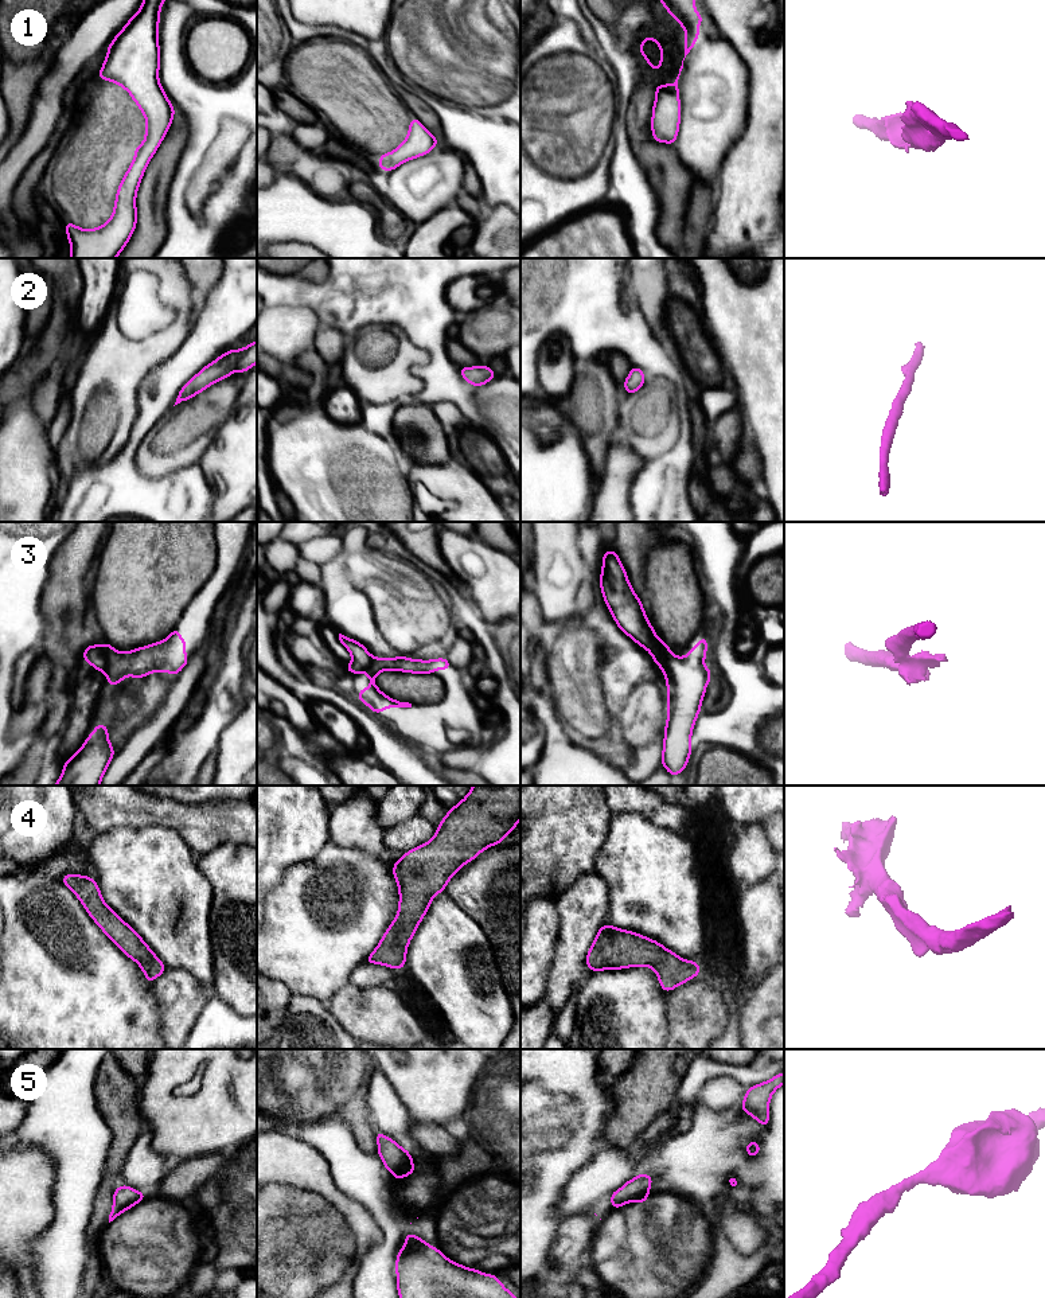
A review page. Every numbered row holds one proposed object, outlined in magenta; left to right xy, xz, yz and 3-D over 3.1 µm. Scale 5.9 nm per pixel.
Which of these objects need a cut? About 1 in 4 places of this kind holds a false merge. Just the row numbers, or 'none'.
3

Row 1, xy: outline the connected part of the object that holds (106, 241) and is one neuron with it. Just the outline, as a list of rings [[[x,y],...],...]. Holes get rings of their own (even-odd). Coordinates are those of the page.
[[[143,0],[140,11],[109,44],[98,73],[98,78],[129,91],[145,117],[145,139],[136,147],[133,163],[118,186],[110,219],[91,230],[65,222],[71,246],[70,258],[116,258],[136,229],[137,188],[175,114],[175,108],[159,82],[159,20],[164,1]]]

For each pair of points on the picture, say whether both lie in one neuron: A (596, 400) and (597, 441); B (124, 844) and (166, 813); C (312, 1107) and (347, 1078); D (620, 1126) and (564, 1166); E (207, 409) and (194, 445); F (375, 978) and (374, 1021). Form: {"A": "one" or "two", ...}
{"A": "one", "B": "two", "C": "one", "D": "two", "E": "one", "F": "two"}

